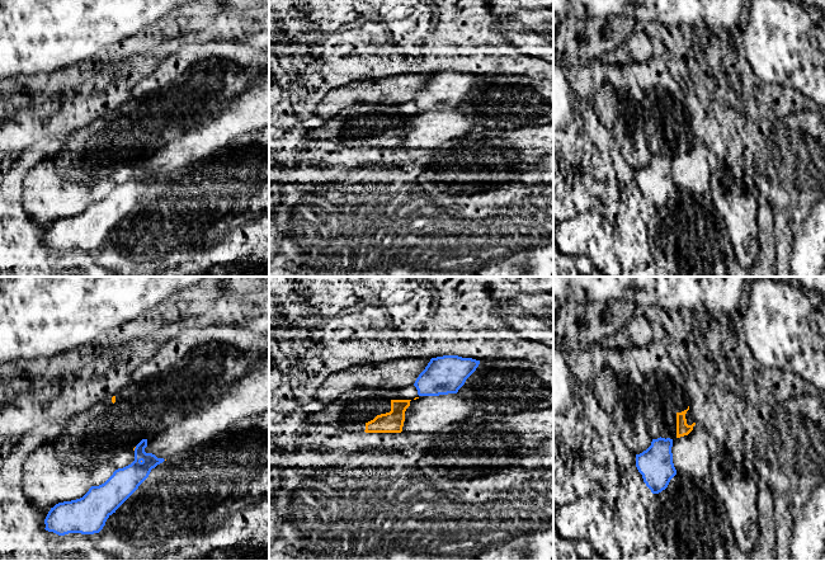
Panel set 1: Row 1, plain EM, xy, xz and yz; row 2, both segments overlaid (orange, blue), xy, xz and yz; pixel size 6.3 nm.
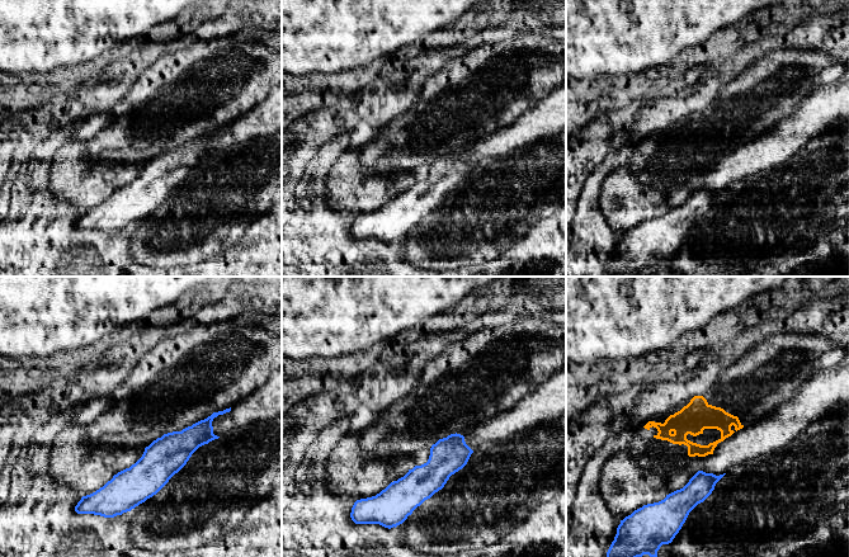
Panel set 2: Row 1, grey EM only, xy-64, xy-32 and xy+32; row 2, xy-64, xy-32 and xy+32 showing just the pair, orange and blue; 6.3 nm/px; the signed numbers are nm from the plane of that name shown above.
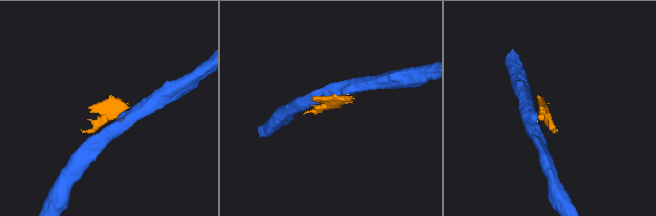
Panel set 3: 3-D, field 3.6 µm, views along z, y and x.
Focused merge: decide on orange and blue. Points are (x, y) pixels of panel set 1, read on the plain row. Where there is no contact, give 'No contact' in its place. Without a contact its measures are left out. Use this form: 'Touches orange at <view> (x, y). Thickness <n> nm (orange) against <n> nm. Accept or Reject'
Touches orange at xy (135, 163). Thickness 20 nm (orange) against 180 nm. Reject

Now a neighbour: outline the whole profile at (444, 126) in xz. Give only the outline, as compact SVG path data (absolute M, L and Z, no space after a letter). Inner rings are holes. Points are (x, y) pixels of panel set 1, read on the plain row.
M458 109L419 112L410 117L405 127L402 148L411 154L412 161L429 151L467 135L476 122Z

